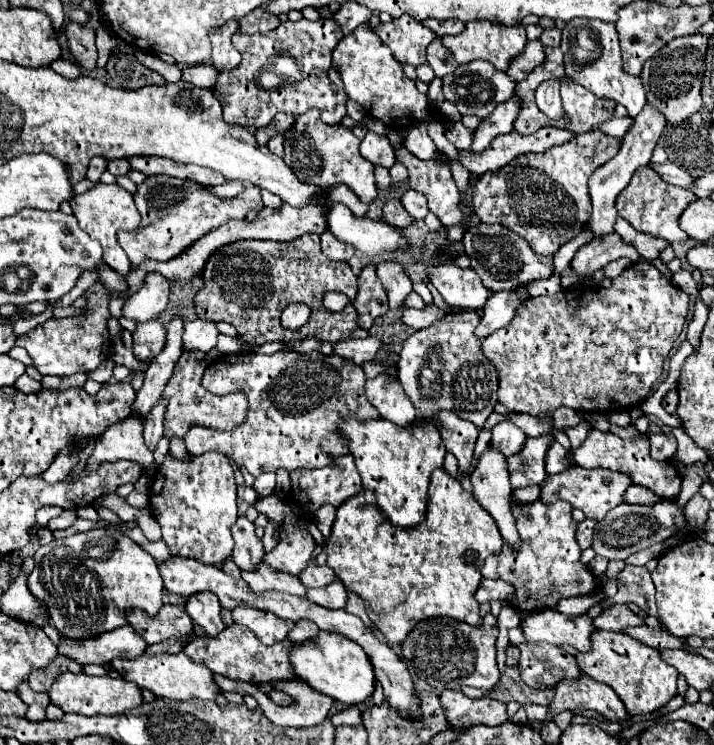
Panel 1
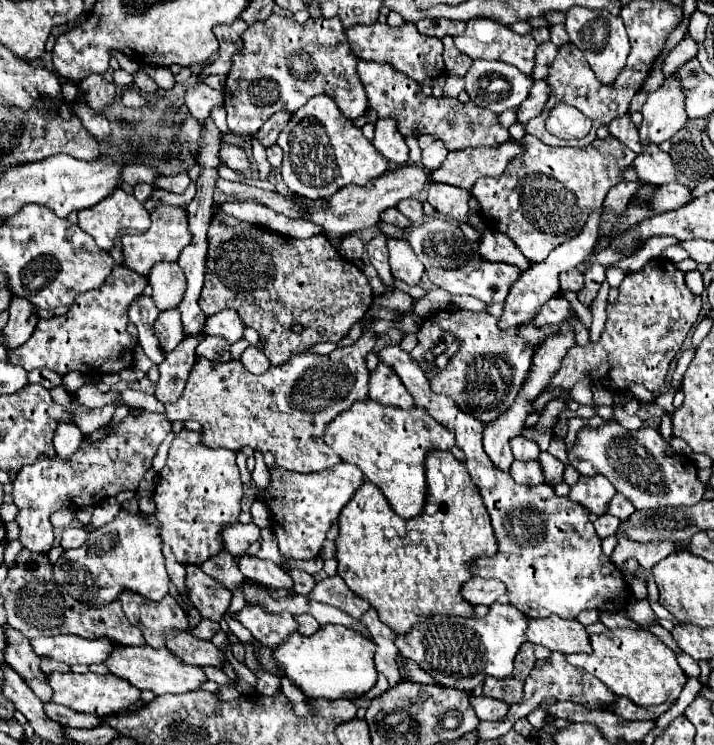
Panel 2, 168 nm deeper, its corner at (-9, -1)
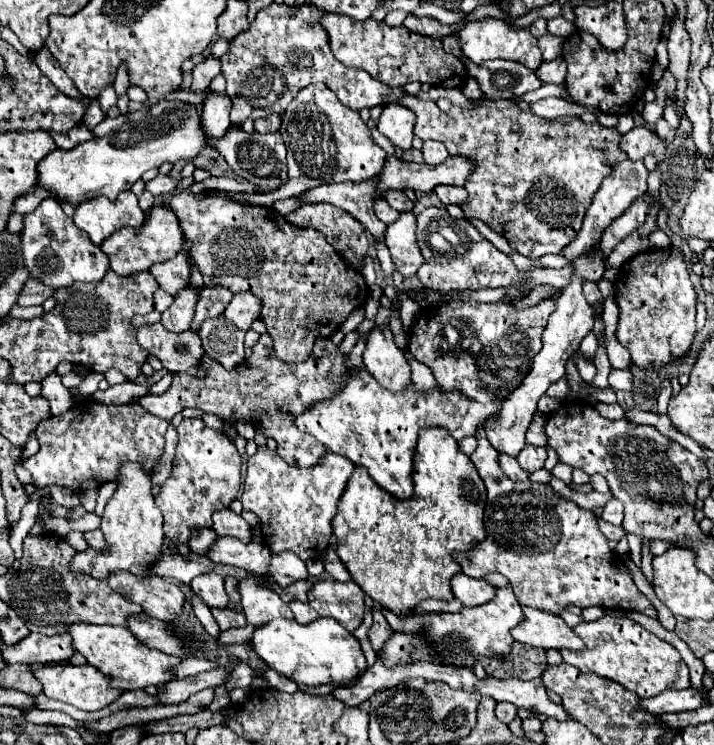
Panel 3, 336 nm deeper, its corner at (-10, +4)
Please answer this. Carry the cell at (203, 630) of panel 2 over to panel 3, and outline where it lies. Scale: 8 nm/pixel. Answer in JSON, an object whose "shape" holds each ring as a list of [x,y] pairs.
{"shape":[[[215,608],[211,612],[213,612],[221,630],[239,628],[239,626],[245,624],[245,614],[243,612],[235,612],[235,610],[229,610],[229,608]]]}

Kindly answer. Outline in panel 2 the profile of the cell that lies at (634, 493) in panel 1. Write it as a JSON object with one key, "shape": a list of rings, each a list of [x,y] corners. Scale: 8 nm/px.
{"shape":[[[616,493],[614,499],[610,501],[610,507],[608,507],[608,515],[614,515],[618,519],[626,519],[628,515],[634,513],[634,505],[622,495],[622,493]]]}

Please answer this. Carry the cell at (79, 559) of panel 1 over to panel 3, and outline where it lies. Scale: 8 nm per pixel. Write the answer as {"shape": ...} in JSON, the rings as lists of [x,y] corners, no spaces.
{"shape":[[[127,462],[119,468],[119,476],[115,480],[117,490],[109,498],[105,512],[101,516],[101,532],[105,534],[105,540],[109,548],[105,552],[89,548],[73,558],[73,570],[87,572],[93,578],[107,578],[109,572],[125,568],[133,574],[145,574],[149,576],[149,566],[153,558],[163,552],[163,516],[159,506],[155,504],[155,498],[151,494],[151,470],[145,470],[137,462]]]}

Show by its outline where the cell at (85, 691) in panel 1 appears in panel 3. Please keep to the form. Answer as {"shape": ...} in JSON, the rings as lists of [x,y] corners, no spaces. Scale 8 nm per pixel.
{"shape":[[[45,664],[45,666],[37,668],[33,674],[43,684],[43,694],[47,698],[67,702],[67,704],[71,704],[79,710],[87,710],[87,712],[89,710],[101,710],[101,708],[109,706],[113,700],[117,700],[121,696],[121,690],[115,690],[111,686],[111,682],[107,682],[107,678],[99,676],[99,672],[89,664],[83,664],[83,666]]]}

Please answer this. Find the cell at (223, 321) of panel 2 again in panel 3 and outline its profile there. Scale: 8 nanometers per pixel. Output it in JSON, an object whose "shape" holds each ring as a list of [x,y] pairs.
{"shape":[[[239,292],[233,296],[233,300],[229,302],[227,310],[223,312],[223,316],[227,320],[231,320],[235,326],[243,328],[243,330],[249,330],[251,328],[251,322],[255,322],[261,314],[261,300],[251,294],[251,292]]]}

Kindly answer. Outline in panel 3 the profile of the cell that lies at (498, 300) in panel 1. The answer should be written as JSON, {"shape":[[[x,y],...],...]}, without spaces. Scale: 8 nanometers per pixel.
{"shape":[[[623,160],[623,162],[619,162],[619,164],[615,164],[613,166],[613,170],[611,170],[611,174],[603,180],[603,186],[599,188],[599,192],[595,194],[595,198],[593,198],[593,202],[591,202],[591,206],[589,206],[589,210],[587,210],[587,214],[585,214],[585,220],[583,220],[583,228],[581,228],[581,232],[579,232],[579,238],[575,238],[575,242],[571,242],[571,246],[567,246],[567,250],[563,250],[563,258],[567,256],[569,260],[575,260],[579,254],[585,254],[587,250],[589,250],[589,246],[593,246],[597,240],[599,240],[599,236],[601,236],[601,232],[617,218],[617,216],[621,216],[631,204],[633,204],[633,200],[635,198],[639,198],[641,194],[645,194],[645,190],[647,190],[647,168],[645,168],[645,164],[643,164],[643,160]]]}

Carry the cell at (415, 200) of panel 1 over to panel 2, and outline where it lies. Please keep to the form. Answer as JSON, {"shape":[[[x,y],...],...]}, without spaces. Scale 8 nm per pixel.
{"shape":[[[402,199],[402,203],[398,203],[398,209],[400,209],[402,215],[412,219],[412,223],[422,223],[424,221],[424,209],[422,209],[420,199]]]}

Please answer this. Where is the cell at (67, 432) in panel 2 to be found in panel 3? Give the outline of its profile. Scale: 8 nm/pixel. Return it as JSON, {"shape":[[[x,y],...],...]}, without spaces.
{"shape":[[[51,372],[47,378],[41,380],[41,396],[49,400],[51,414],[63,414],[73,406],[73,396],[61,384],[61,376],[57,372]]]}

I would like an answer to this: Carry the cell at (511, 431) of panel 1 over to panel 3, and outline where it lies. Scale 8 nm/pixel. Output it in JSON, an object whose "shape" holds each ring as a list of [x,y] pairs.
{"shape":[[[527,444],[521,450],[521,454],[517,456],[517,462],[519,462],[519,466],[525,472],[535,472],[535,470],[543,468],[545,458],[547,458],[547,450],[543,446],[531,446],[531,444]]]}

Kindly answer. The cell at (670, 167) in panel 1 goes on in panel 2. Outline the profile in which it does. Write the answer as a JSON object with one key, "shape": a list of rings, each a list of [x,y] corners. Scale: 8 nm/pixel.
{"shape":[[[646,147],[646,151],[642,151],[634,159],[632,165],[636,167],[640,181],[644,181],[644,183],[666,185],[666,183],[678,179],[672,157],[664,151],[660,151],[658,147]]]}

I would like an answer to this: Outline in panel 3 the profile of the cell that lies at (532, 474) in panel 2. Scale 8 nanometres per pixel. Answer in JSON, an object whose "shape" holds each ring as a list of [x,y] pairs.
{"shape":[[[499,454],[499,468],[503,470],[503,474],[507,474],[511,480],[529,480],[529,474],[525,470],[521,470],[519,462],[507,454]]]}

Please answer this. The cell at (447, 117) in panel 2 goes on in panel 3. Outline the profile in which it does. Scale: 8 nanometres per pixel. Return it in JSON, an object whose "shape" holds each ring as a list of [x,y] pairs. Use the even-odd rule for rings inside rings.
{"shape":[[[407,94],[401,104],[417,114],[415,134],[421,140],[439,140],[445,144],[451,156],[463,156],[473,164],[473,172],[465,182],[469,196],[461,204],[463,216],[467,220],[477,218],[485,222],[493,232],[505,236],[513,250],[531,260],[545,254],[559,254],[575,240],[581,230],[587,206],[591,206],[591,200],[603,178],[611,174],[611,166],[615,166],[615,162],[627,158],[627,154],[619,150],[621,134],[615,128],[605,128],[597,122],[583,122],[575,116],[545,120],[533,112],[523,112],[511,100],[481,100],[477,108],[463,110],[453,106],[451,112],[441,112],[435,102],[417,100],[411,94]],[[515,124],[521,126],[519,132],[513,132]]]}

